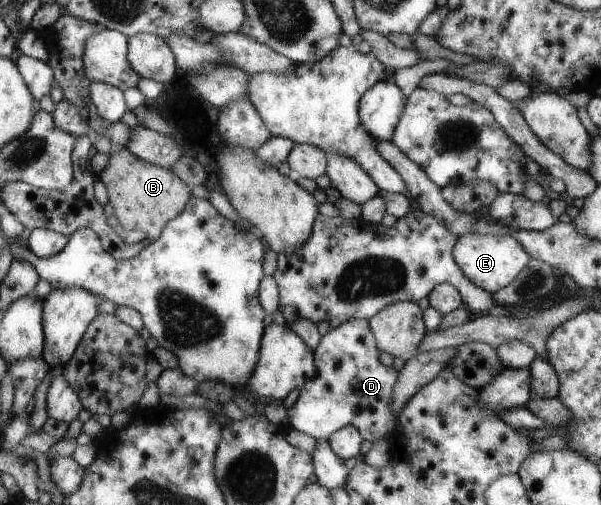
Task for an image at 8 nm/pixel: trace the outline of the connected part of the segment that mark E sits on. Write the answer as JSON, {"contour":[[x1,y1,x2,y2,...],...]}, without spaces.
{"contour":[[478,233,462,235,453,247,453,258,468,279,491,294,496,294,500,289,505,289,505,286,512,285,533,260,523,244,512,235]]}

